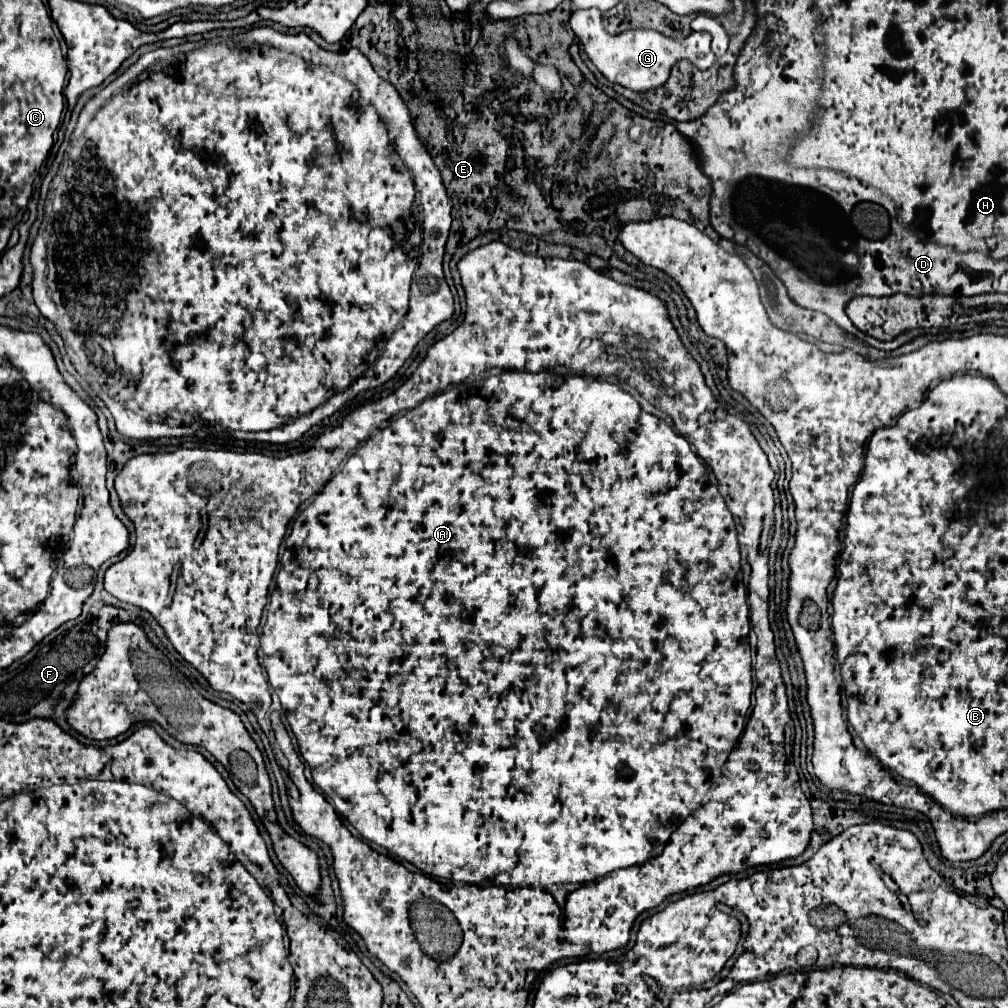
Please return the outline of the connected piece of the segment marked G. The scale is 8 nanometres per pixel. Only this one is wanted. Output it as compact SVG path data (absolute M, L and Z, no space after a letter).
M574 10L570 18L570 28L584 44L586 54L592 64L616 84L622 84L634 92L646 92L656 86L662 86L668 80L672 64L680 60L690 60L700 70L710 68L716 62L716 56L710 48L712 36L708 32L692 32L688 38L674 40L661 33L647 29L630 29L619 35L610 35L602 30L602 14L596 10Z

